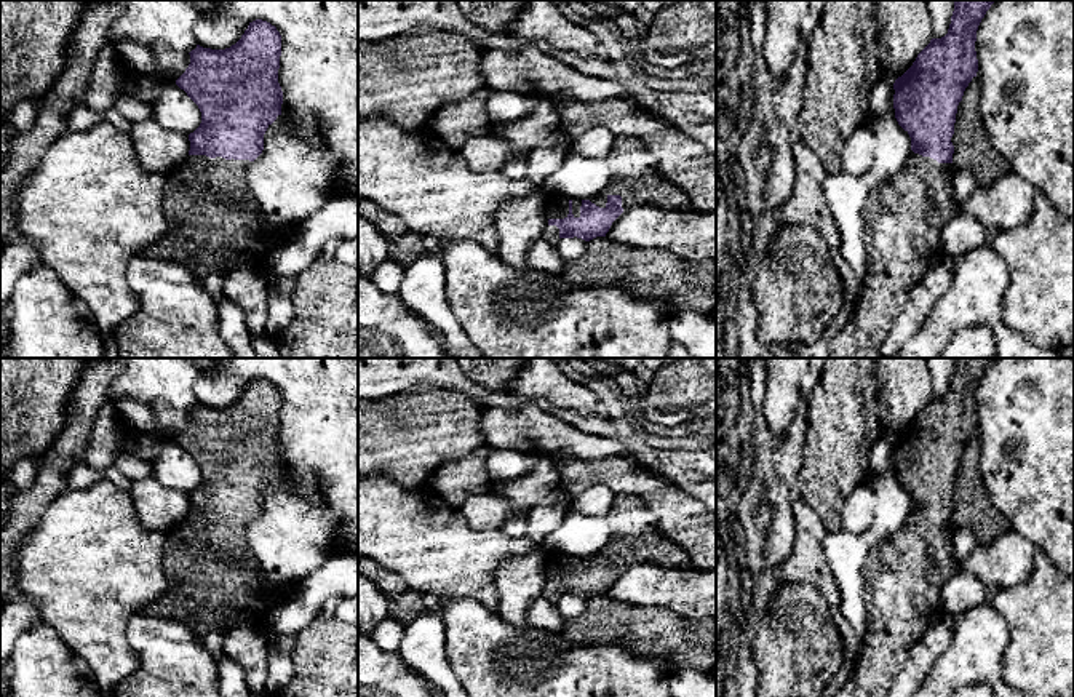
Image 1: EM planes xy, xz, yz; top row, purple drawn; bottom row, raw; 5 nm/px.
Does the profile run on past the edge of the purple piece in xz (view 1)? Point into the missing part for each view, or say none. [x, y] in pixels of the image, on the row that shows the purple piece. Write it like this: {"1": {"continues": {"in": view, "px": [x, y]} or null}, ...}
{"1": {"continues": {"in": "xz", "px": [635, 175]}}}

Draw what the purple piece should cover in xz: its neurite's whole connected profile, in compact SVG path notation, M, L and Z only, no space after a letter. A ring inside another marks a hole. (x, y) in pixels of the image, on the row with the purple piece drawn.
M617 136L606 161L612 177L595 197L580 200L547 192L543 240L556 245L561 238L590 241L606 237L625 209L642 203L662 209L692 209L689 195L660 174L657 155L638 137Z

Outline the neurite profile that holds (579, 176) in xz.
M571 152L561 168L545 179L545 192L558 192L571 198L588 200L611 181L606 158L588 158Z

